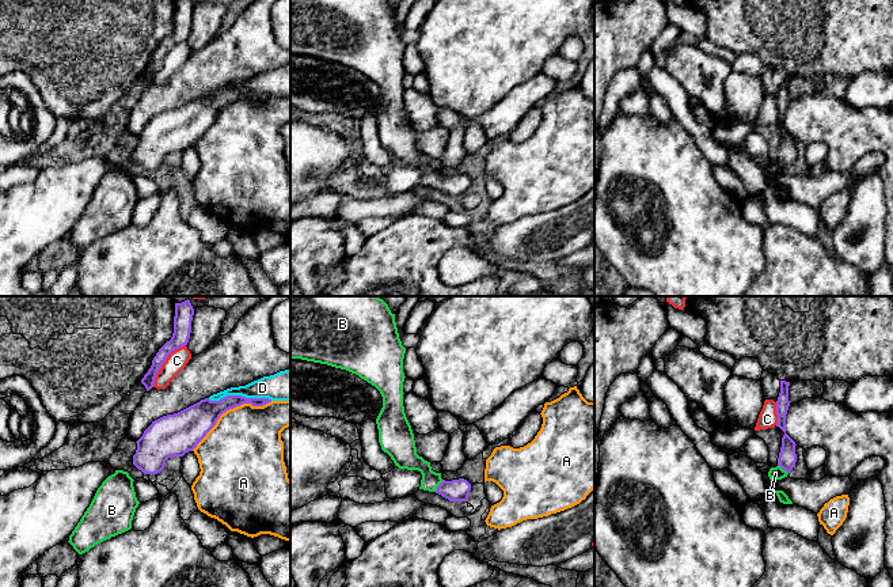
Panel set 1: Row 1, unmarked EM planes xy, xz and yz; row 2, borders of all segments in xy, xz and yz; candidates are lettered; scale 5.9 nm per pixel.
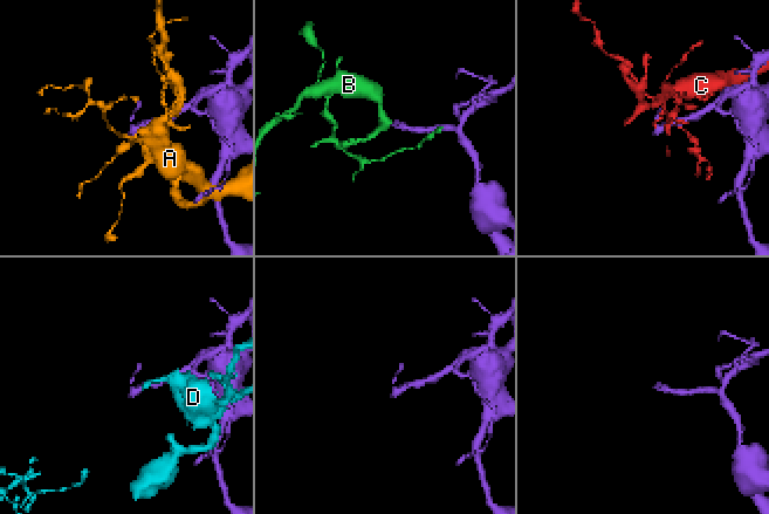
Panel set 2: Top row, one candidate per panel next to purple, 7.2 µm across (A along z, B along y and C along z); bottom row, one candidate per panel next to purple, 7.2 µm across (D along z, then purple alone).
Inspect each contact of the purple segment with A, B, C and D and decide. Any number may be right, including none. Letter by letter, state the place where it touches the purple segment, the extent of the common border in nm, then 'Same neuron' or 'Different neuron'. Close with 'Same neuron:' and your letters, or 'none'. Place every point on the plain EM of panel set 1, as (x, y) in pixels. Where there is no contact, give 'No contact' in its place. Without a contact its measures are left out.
A: Touches purple at xy (228, 105). Shared border 550 nm. Different neuron
B: Touches purple at xz (439, 181). Shared border 90 nm. Same neuron
C: Touches purple at xy (163, 57). Shared border 320 nm. Different neuron
D: Touches purple at xy (240, 91). Shared border 380 nm. Different neuron
Same neuron: B

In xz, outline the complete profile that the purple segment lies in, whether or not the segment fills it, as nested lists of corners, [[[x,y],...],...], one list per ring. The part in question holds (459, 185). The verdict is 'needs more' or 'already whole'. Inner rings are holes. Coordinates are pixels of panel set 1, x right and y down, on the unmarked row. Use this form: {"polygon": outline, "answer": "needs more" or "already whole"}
{"polygon": [[[290,0],[290,54],[346,65],[375,82],[383,92],[376,114],[381,145],[399,164],[422,170],[419,185],[468,197],[467,175],[442,175],[417,149],[403,102],[404,49],[388,0]]], "answer": "needs more"}

